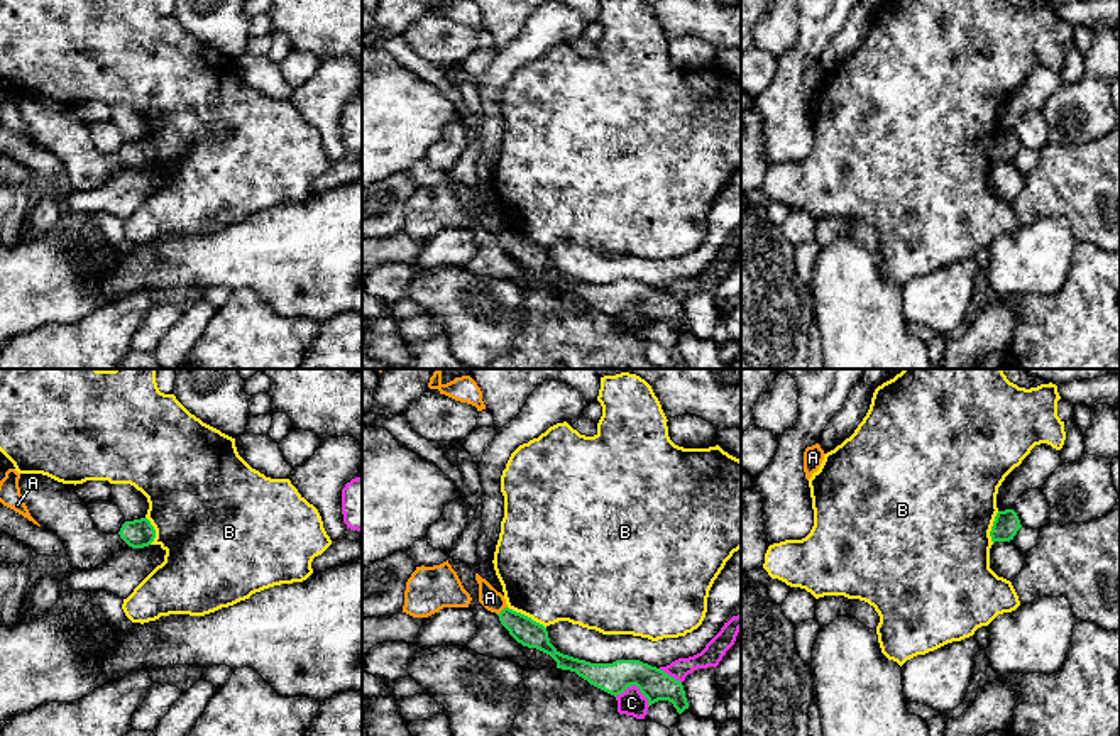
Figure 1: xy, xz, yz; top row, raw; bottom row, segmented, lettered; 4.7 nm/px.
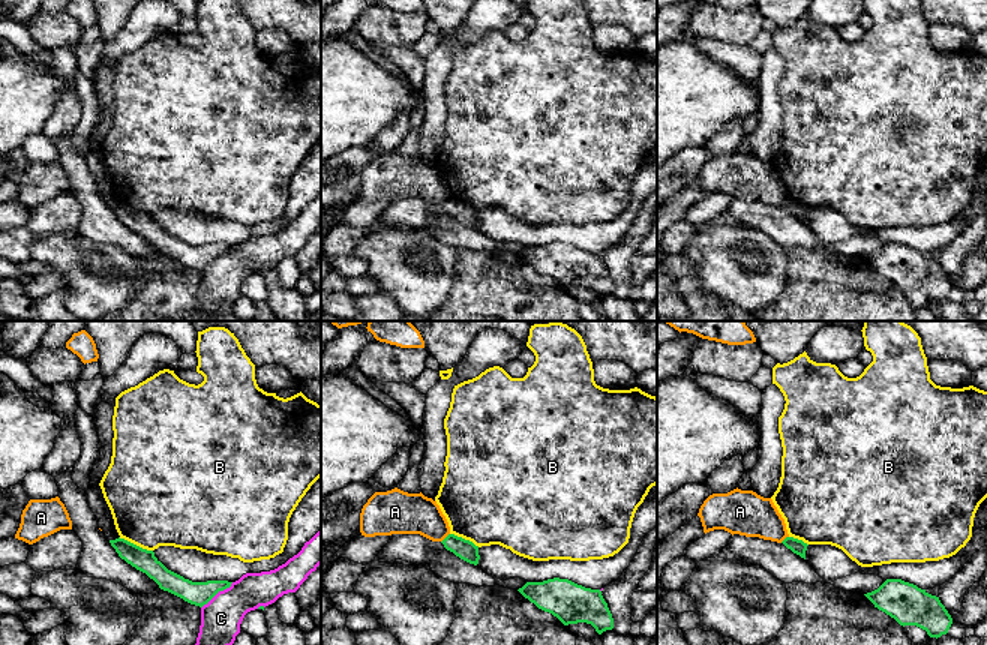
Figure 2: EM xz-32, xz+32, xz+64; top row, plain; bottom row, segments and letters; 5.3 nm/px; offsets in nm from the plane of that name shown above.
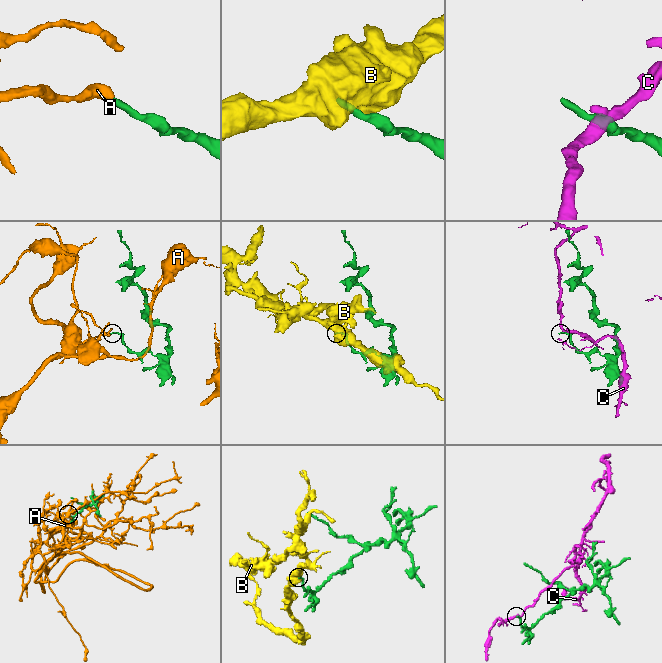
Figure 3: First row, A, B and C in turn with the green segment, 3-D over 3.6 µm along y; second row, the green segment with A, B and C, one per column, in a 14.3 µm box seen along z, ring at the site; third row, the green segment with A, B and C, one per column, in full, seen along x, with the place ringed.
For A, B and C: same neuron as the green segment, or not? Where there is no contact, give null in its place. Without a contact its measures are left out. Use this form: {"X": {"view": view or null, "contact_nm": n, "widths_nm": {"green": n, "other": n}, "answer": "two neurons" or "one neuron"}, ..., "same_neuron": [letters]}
{"A": {"view": "xz", "contact_nm": 60, "widths_nm": {"green": 130, "other": 100}, "answer": "two neurons"}, "B": {"view": "xz", "contact_nm": 220, "widths_nm": {"green": 130, "other": 480}, "answer": "two neurons"}, "C": {"view": "xz", "contact_nm": 180, "widths_nm": {"green": 150, "other": 130}, "answer": "two neurons"}, "same_neuron": []}

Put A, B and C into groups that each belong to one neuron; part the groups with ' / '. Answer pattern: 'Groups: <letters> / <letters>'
Groups: A / B / C

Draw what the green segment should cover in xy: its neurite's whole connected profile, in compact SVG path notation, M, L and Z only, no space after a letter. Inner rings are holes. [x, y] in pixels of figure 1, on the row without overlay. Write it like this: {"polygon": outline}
{"polygon": "M147 139L125 142L118 152L120 159L132 169L149 168L156 159L156 151Z"}

